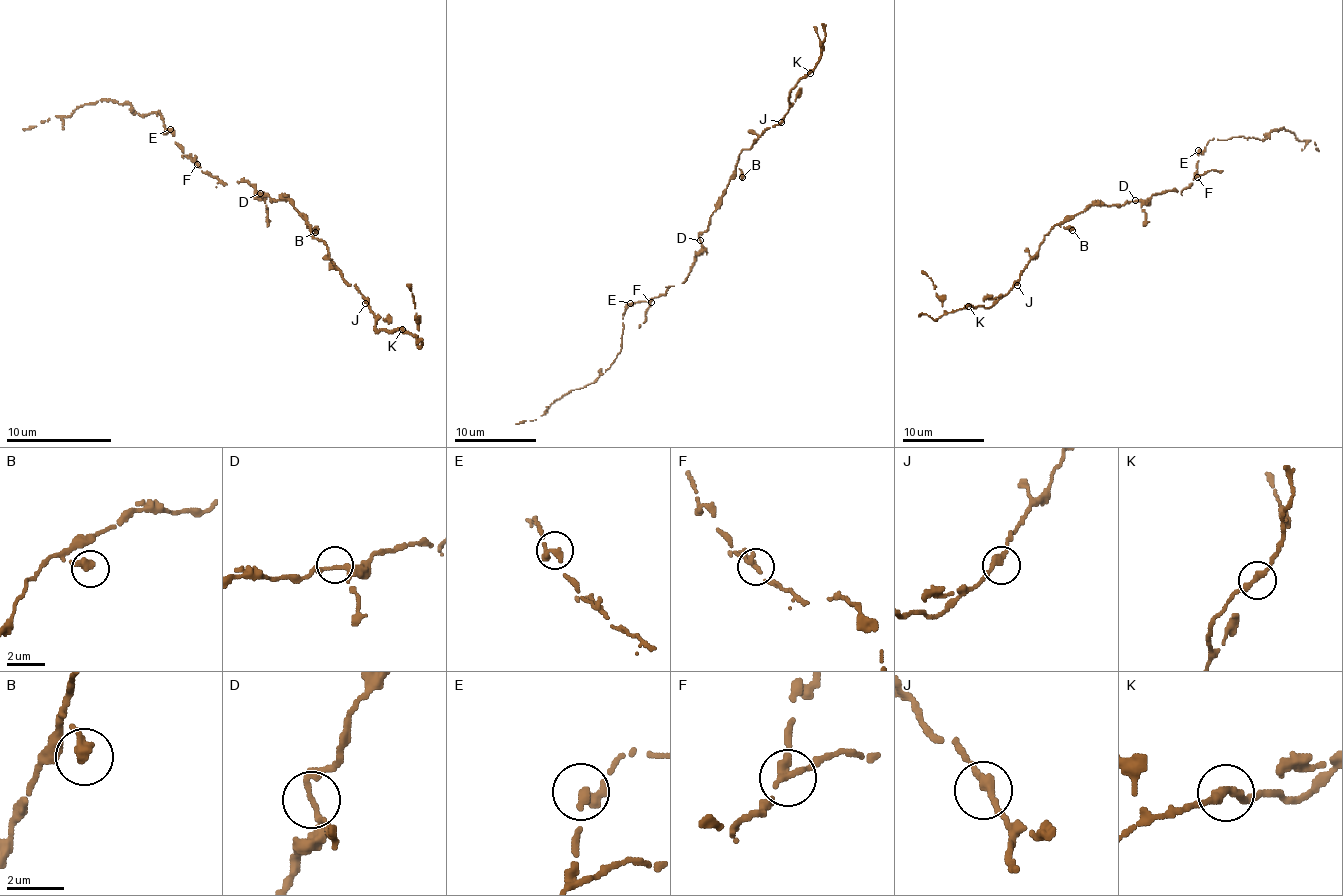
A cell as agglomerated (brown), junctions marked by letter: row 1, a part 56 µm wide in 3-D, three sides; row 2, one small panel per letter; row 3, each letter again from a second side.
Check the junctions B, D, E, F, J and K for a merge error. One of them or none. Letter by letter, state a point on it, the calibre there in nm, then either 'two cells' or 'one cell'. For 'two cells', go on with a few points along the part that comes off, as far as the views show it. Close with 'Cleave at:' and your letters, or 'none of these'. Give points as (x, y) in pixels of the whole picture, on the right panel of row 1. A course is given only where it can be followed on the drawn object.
B: place (1072, 230); calibre 440 nm; one cell
D: place (1135, 200); calibre 200 nm; one cell
E: place (1198, 150); calibre 320 nm; one cell
F: place (1197, 177); calibre 280 nm; one cell
J: place (1017, 285); calibre 300 nm; one cell
K: place (968, 306); calibre 320 nm; one cell
Cleave at: none of these

